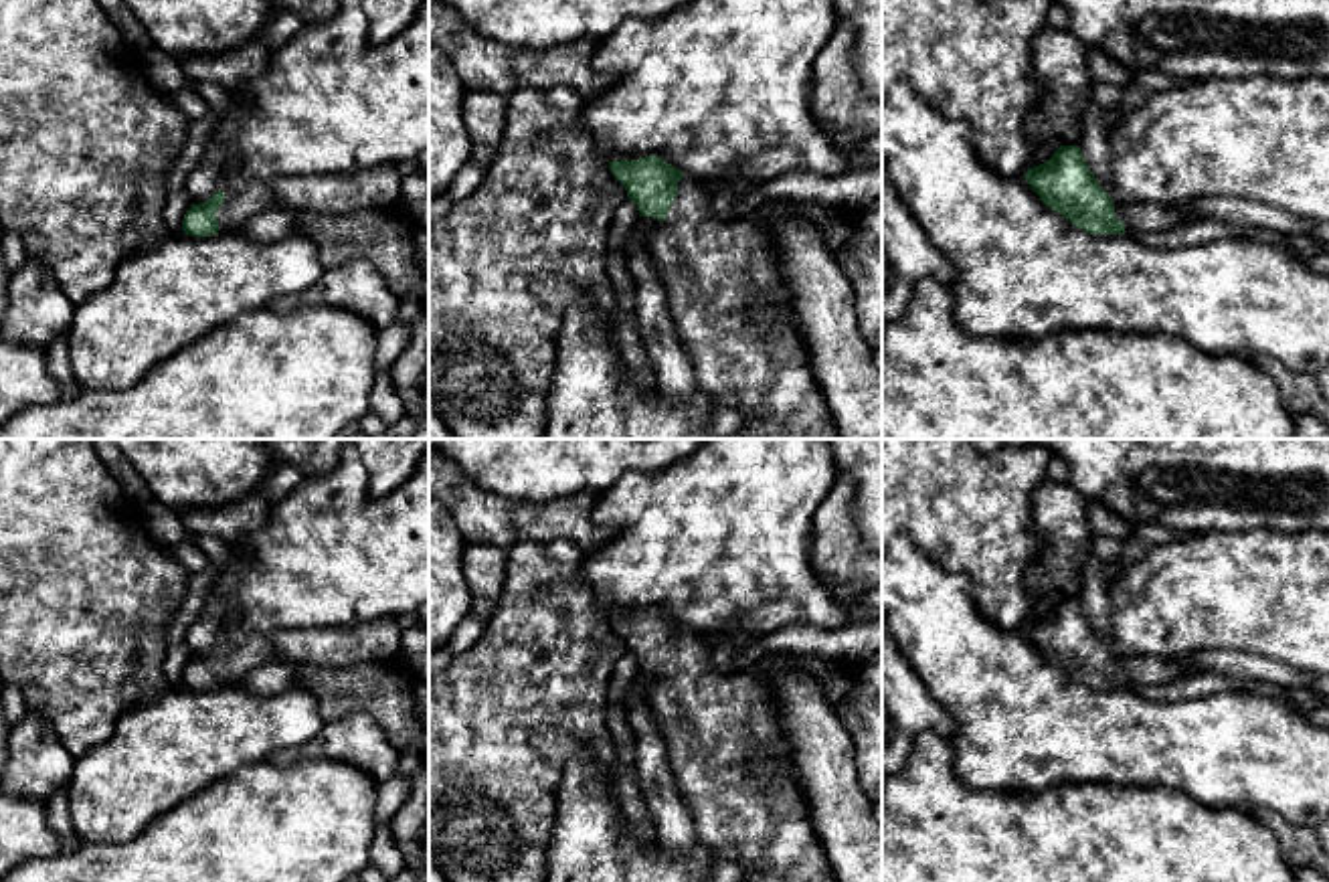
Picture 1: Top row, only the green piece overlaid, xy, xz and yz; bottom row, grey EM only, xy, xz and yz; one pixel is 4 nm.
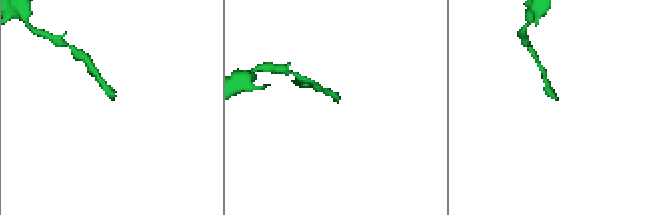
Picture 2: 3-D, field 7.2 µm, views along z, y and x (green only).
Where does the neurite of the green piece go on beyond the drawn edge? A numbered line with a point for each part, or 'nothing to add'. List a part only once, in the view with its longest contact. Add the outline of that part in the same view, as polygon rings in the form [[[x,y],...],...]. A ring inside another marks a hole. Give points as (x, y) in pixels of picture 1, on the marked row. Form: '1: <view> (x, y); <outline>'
1: xz (715, 272); [[[684,176],[668,218],[645,239],[668,289],[680,342],[694,364],[696,388],[710,394],[720,409],[738,411],[748,419],[734,439],[841,439],[811,368],[795,301],[779,269],[771,223],[779,204],[791,204],[823,227],[835,257],[860,212],[813,200],[767,200],[744,216],[720,220],[710,210],[712,192],[714,188]],[[757,305],[773,305],[779,320],[773,326],[757,326],[748,318]]]

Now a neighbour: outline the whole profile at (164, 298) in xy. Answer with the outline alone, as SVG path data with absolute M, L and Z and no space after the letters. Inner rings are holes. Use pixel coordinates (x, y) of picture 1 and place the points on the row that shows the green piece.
M241 231L168 237L123 259L115 279L75 307L67 330L73 376L85 390L131 388L168 356L275 297L297 295L324 271L318 247L295 233L275 243L255 243Z

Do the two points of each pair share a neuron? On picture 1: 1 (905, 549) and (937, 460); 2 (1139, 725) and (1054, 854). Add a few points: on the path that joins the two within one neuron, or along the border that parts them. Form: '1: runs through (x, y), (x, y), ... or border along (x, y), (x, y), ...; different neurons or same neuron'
1: border along (903, 531), (943, 569); different neurons
2: border along (1056, 783), (1137, 783), (1149, 787); different neurons

